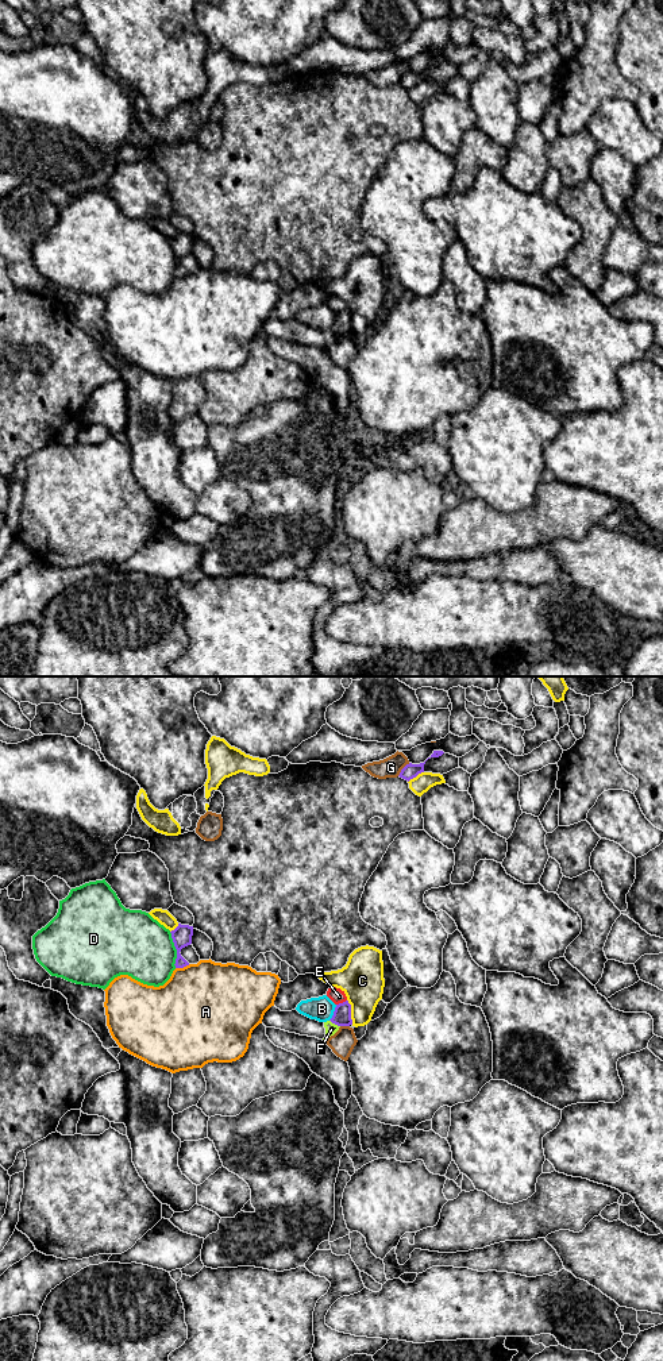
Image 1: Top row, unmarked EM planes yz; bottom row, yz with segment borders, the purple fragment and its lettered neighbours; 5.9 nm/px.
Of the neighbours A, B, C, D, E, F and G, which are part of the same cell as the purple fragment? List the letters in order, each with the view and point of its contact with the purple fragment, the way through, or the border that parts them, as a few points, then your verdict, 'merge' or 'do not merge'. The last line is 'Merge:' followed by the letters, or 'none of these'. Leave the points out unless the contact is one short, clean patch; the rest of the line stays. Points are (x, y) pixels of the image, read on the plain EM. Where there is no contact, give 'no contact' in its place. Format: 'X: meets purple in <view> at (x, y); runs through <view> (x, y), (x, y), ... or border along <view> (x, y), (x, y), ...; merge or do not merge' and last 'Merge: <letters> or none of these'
A: meets purple in yz at (182, 276); do not merge
B: meets purple in yz at (334, 322); do not merge
C: meets purple in yz at (350, 320); do not merge
D: meets purple in yz at (176, 257); do not merge
E: meets purple in yz at (340, 312); merge
F: meets purple in yz at (335, 332); border along yz (330, 328), (339, 335); do not merge
G: meets purple in yz at (403, 77); do not merge
Merge: E

